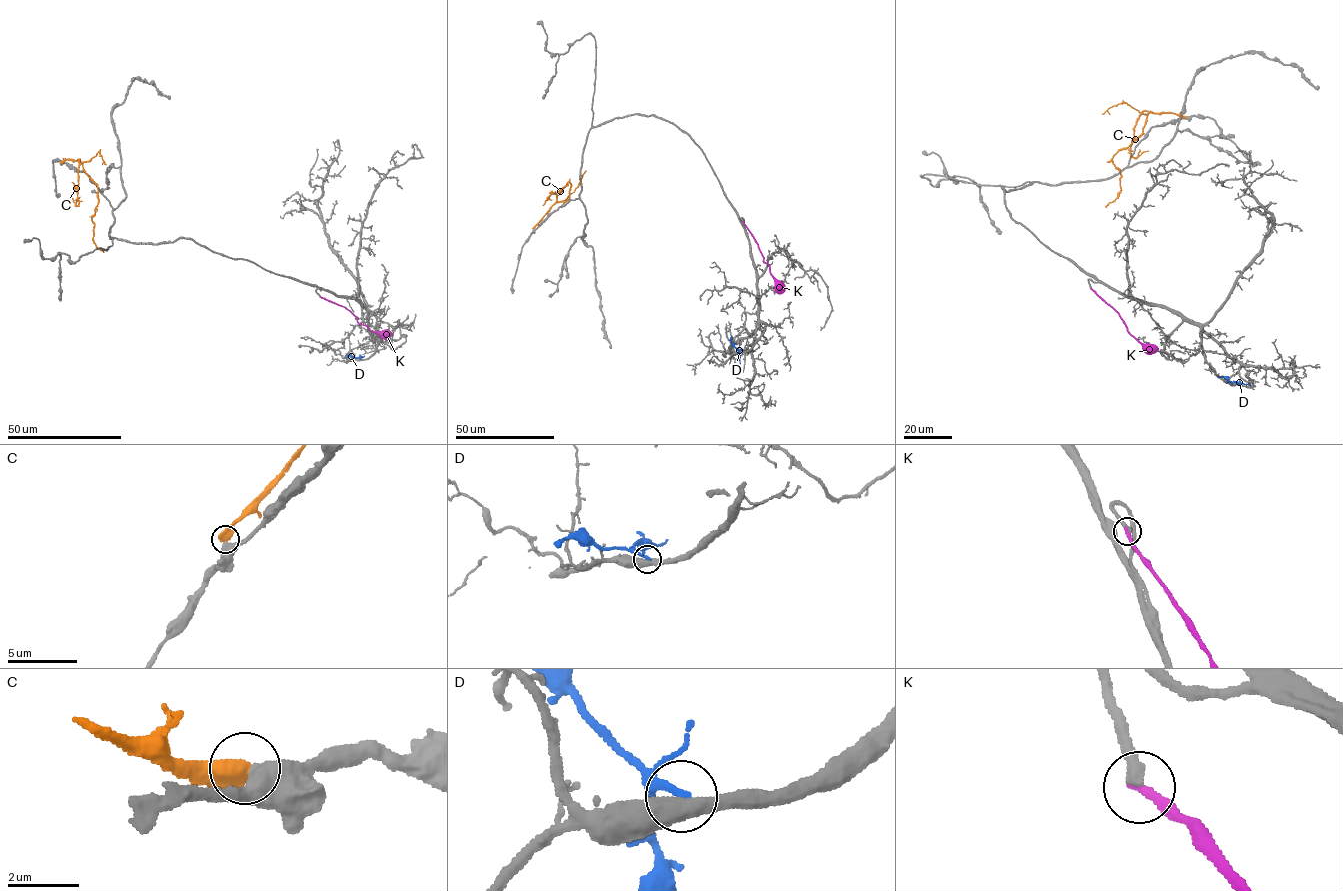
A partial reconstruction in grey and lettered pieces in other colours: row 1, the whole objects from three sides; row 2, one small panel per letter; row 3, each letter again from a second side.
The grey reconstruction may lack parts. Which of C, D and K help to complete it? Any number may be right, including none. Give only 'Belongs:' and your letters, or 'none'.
Belongs: none

